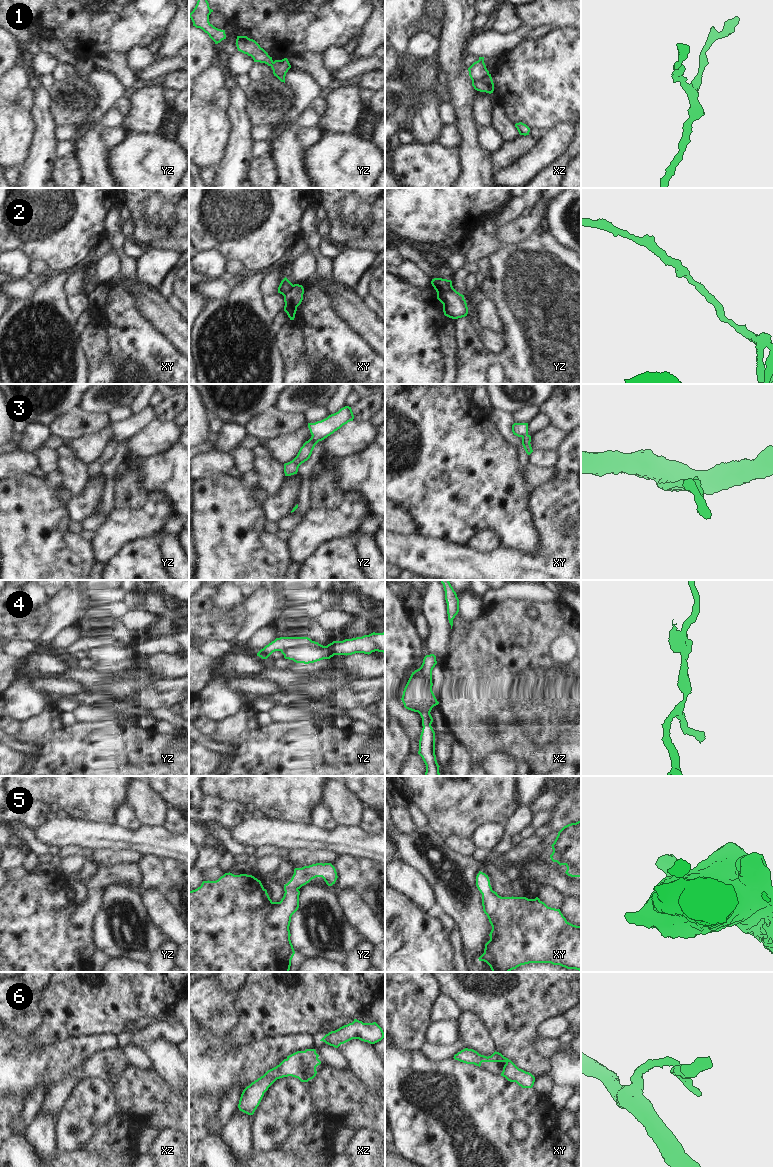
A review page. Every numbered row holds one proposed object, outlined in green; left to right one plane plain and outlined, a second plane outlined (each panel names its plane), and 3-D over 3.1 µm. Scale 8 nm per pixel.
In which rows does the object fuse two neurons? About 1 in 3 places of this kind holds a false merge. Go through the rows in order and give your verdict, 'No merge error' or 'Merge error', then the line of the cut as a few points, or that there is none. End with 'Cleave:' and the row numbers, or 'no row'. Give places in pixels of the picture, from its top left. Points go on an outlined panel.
1: Merge error. Split along xz (489, 74), (472, 81)
2: Merge error. Split along yz (453, 288), (437, 292)
3: No merge error. No split
4: Merge error. Split along yz (324, 646), (292, 646), (281, 651)
5: No merge error. No split
6: No merge error. No split
Cleave: 1, 2, 4.

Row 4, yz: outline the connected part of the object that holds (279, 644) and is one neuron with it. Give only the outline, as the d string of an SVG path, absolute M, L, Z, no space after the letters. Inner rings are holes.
M280 637L276 638L274 641L261 649L257 653L257 656L261 657L262 659L267 659L275 651L283 651L284 649L303 646L311 646L315 648L324 647L318 642L312 641L308 637Z

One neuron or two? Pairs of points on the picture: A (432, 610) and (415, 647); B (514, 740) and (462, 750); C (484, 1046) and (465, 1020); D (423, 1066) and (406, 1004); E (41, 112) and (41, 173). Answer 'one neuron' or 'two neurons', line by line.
A: two neurons
B: two neurons
C: one neuron
D: two neurons
E: one neuron

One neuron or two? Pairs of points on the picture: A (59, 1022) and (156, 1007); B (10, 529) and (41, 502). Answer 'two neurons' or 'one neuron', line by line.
A: one neuron
B: one neuron

